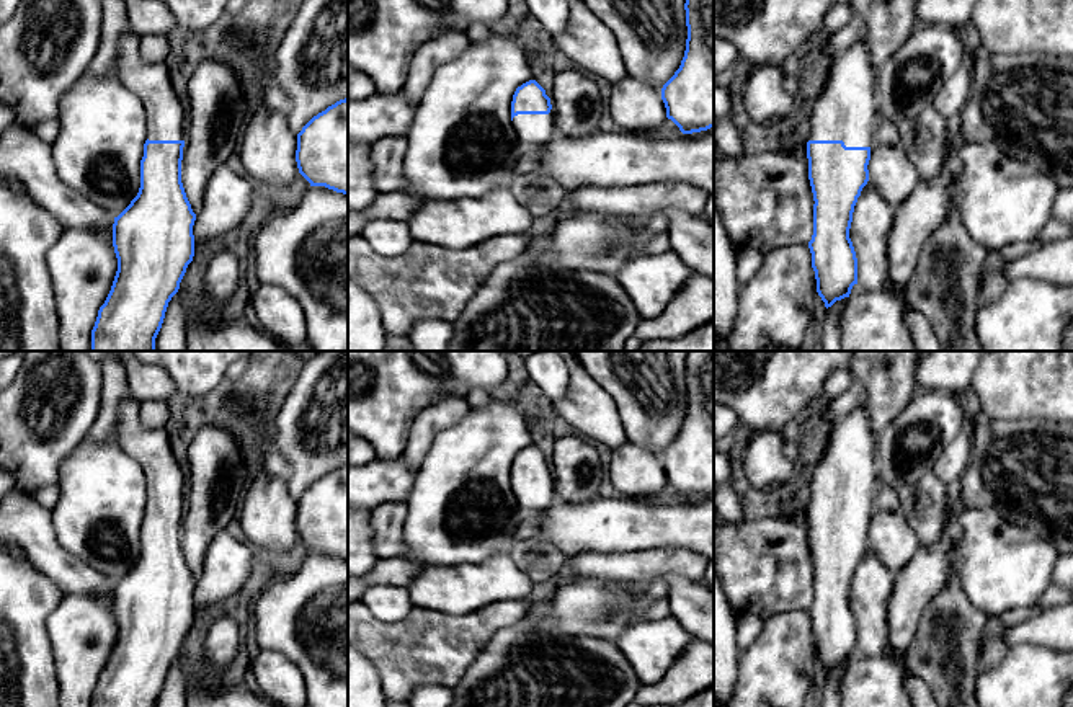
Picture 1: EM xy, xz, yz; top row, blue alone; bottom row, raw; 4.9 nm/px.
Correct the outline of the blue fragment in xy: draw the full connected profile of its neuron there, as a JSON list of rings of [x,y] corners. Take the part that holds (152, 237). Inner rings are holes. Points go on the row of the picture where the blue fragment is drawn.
[[[136,31],[119,41],[116,75],[142,101],[147,113],[140,188],[131,204],[114,217],[113,247],[118,271],[91,330],[91,351],[155,351],[155,338],[168,302],[178,292],[194,256],[196,214],[181,183],[186,111],[173,90],[167,62],[147,62],[139,42],[140,36]]]

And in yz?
[[[864,38],[833,57],[828,78],[818,96],[807,142],[808,180],[813,193],[813,235],[808,242],[817,292],[831,307],[849,297],[857,284],[857,258],[849,238],[854,206],[869,181],[870,147],[874,145],[875,70]]]

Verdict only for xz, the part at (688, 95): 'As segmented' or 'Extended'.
As segmented

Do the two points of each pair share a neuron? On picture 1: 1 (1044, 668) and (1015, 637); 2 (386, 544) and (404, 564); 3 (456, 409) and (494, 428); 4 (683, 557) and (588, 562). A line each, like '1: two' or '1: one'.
1: two
2: two
3: two
4: one

